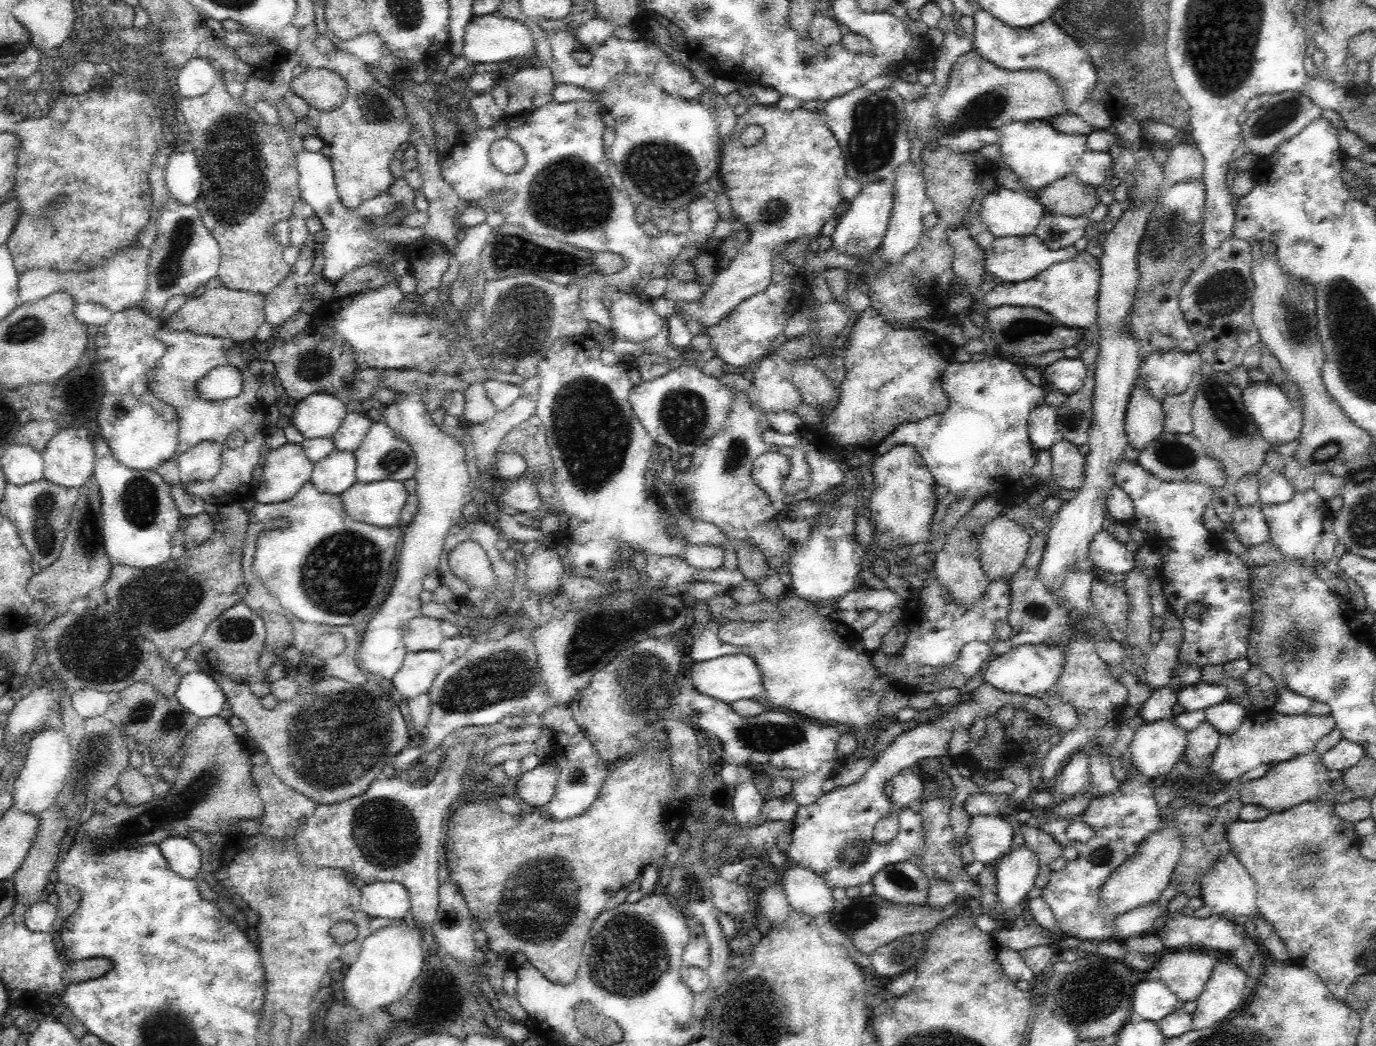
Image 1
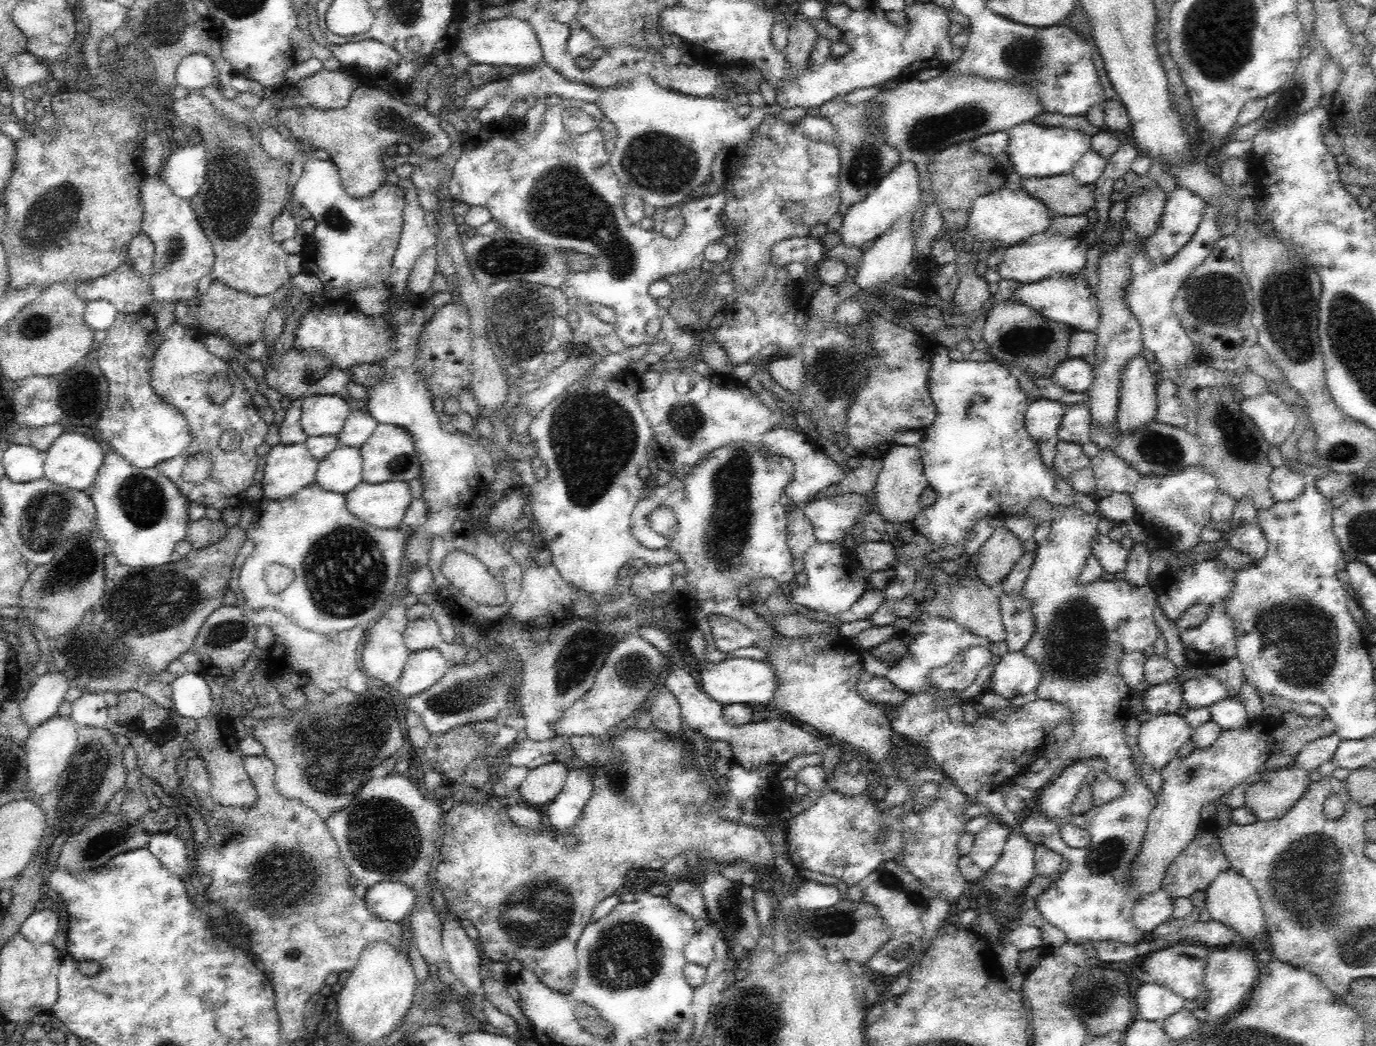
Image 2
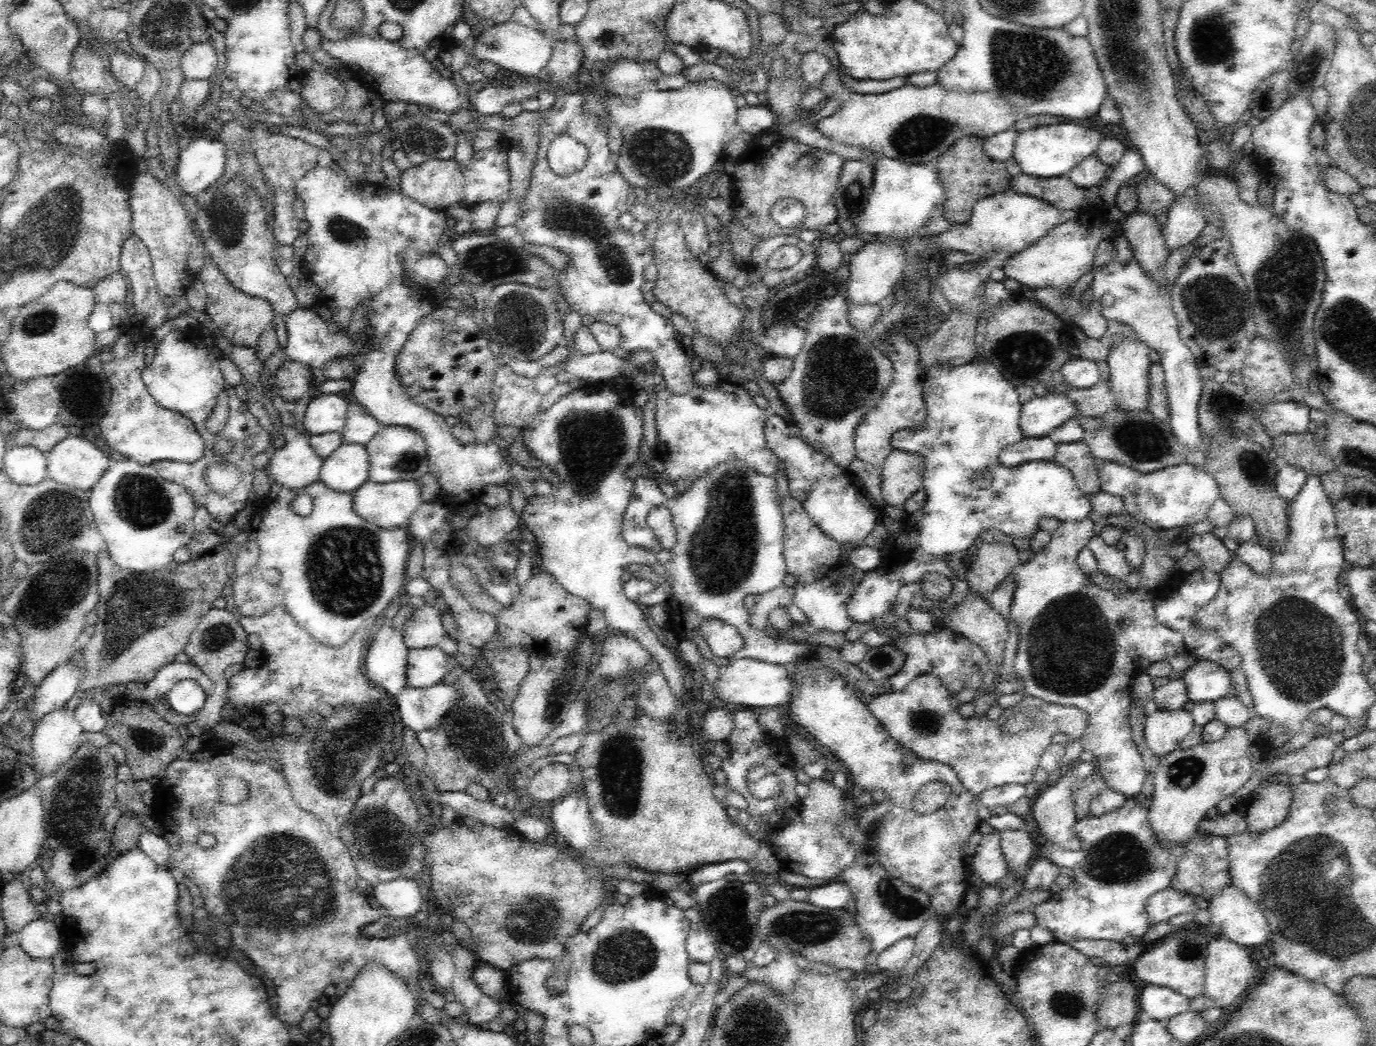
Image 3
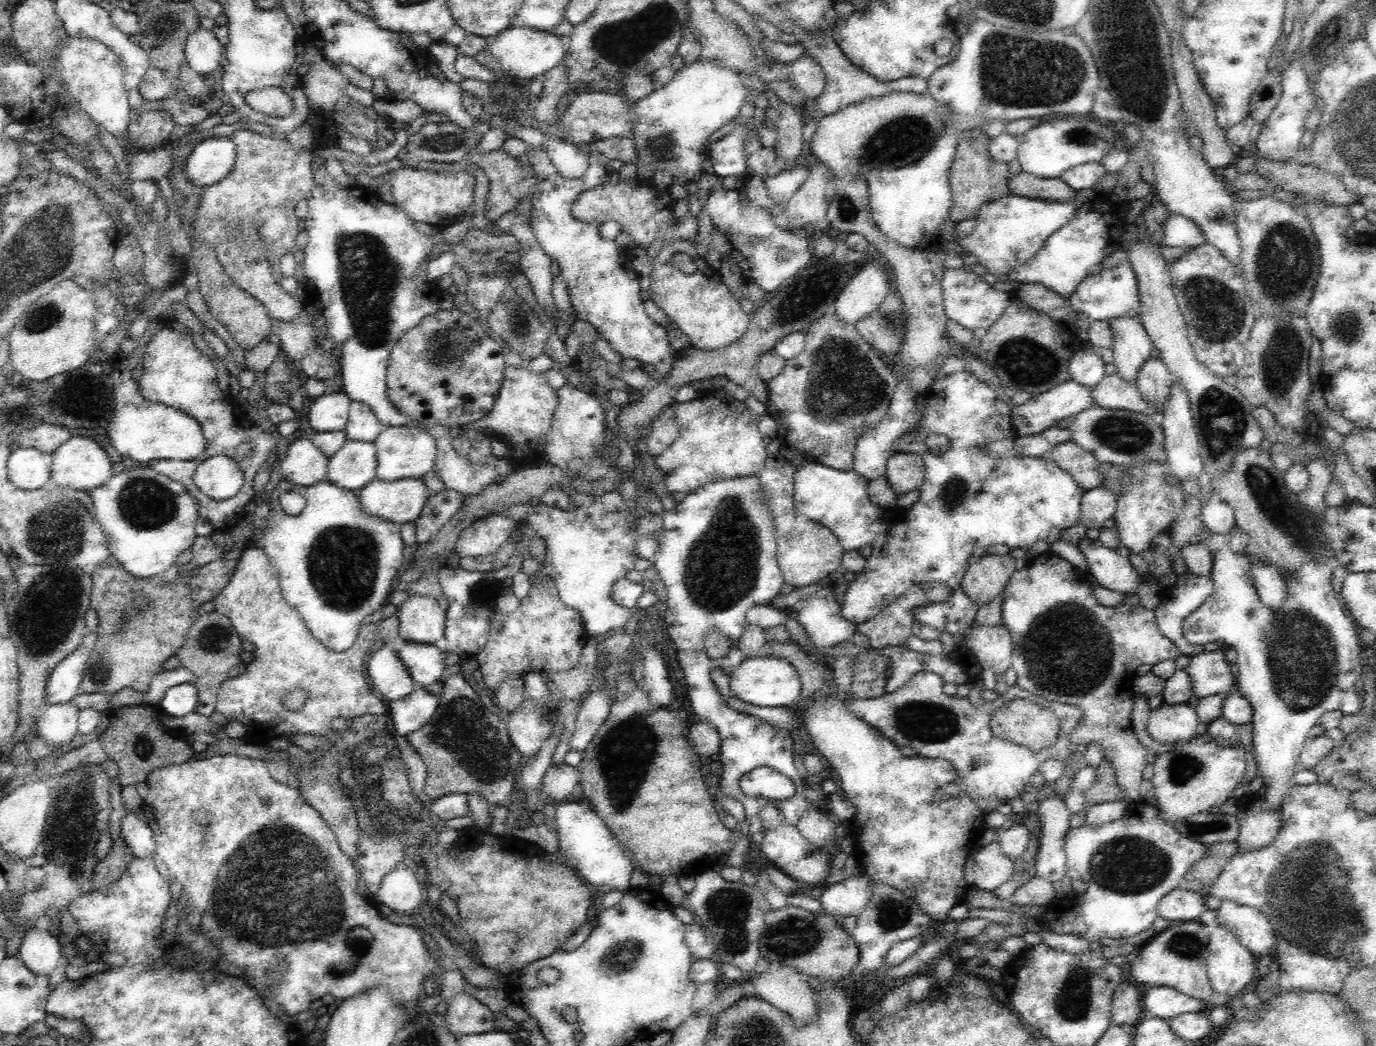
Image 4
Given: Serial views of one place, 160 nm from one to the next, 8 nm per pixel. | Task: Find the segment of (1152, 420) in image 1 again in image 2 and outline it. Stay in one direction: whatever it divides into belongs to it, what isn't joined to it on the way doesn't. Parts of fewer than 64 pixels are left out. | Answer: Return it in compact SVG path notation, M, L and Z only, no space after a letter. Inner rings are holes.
M1140 354L1128 362L1122 374L1122 390L1115 430L1128 434L1142 430L1158 414L1157 379L1152 375L1149 362Z

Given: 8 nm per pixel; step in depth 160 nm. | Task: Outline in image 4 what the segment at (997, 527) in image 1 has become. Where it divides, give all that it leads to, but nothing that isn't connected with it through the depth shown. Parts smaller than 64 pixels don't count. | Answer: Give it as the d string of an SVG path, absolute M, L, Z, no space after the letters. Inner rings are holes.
M985 554L978 562L969 564L962 582L962 590L980 607L988 604L1006 588L1016 570L1015 558L1005 555Z

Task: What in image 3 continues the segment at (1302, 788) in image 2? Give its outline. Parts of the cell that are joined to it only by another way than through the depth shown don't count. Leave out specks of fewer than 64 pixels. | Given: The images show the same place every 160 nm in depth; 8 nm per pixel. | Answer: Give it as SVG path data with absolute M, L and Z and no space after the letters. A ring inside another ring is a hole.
M1278 774L1277 777L1281 781L1262 779L1246 802L1240 802L1239 809L1248 824L1248 831L1262 833L1271 830L1288 816L1294 784L1286 783L1287 775Z

